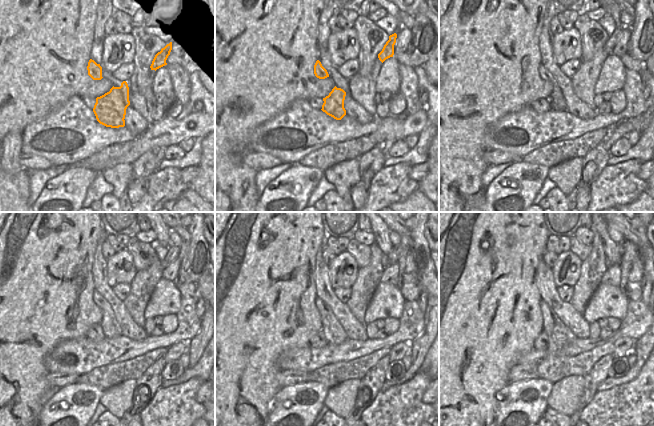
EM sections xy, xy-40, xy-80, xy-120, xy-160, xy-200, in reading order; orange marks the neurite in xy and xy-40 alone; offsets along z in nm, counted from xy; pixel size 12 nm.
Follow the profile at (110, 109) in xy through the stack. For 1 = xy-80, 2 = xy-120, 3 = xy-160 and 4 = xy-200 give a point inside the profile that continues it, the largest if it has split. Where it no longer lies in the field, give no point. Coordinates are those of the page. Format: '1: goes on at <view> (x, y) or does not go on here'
1: goes on at xy-80 (557, 102)
2: goes on at xy-120 (97, 298)
3: goes on at xy-160 (319, 303)
4: goes on at xy-200 (542, 304)

